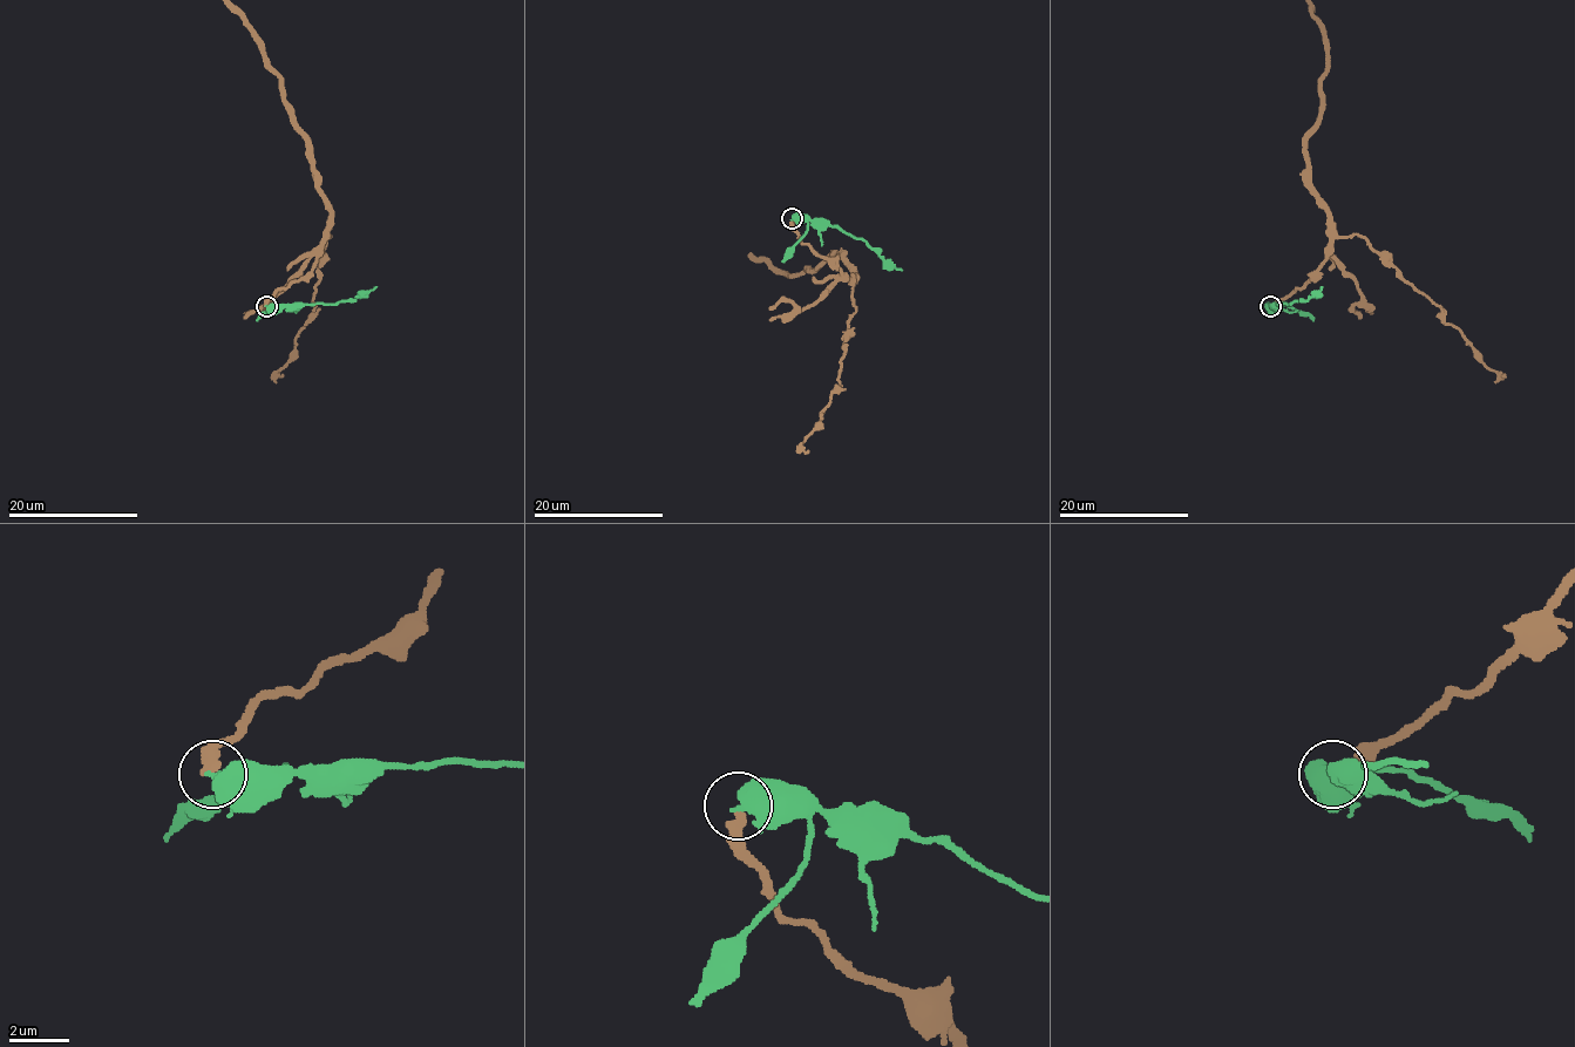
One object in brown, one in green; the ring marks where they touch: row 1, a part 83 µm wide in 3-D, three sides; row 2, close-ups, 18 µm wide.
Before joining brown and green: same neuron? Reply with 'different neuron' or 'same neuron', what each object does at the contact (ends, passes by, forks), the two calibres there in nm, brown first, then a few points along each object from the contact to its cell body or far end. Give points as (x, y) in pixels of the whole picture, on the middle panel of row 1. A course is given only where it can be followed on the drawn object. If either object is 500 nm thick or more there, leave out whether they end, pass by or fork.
same neuron | 340/600 nm | green via (792, 219), (827, 221), (862, 238), (884, 259), (902, 270)

